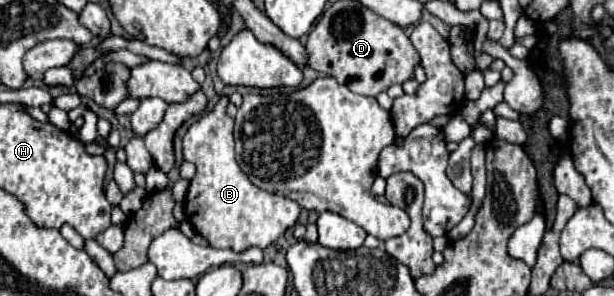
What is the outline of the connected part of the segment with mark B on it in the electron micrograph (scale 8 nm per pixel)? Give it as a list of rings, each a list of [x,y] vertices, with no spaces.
[[[223,95],[213,111],[191,123],[183,135],[183,159],[195,163],[197,167],[197,173],[187,189],[185,215],[193,229],[215,249],[243,251],[253,245],[265,249],[275,243],[287,227],[297,223],[301,207],[287,197],[259,189],[241,171],[235,159],[233,117],[227,115],[227,105],[229,97]]]

